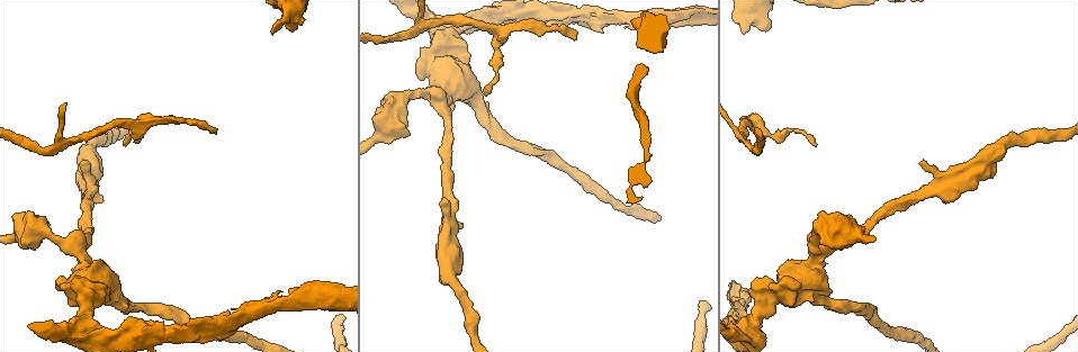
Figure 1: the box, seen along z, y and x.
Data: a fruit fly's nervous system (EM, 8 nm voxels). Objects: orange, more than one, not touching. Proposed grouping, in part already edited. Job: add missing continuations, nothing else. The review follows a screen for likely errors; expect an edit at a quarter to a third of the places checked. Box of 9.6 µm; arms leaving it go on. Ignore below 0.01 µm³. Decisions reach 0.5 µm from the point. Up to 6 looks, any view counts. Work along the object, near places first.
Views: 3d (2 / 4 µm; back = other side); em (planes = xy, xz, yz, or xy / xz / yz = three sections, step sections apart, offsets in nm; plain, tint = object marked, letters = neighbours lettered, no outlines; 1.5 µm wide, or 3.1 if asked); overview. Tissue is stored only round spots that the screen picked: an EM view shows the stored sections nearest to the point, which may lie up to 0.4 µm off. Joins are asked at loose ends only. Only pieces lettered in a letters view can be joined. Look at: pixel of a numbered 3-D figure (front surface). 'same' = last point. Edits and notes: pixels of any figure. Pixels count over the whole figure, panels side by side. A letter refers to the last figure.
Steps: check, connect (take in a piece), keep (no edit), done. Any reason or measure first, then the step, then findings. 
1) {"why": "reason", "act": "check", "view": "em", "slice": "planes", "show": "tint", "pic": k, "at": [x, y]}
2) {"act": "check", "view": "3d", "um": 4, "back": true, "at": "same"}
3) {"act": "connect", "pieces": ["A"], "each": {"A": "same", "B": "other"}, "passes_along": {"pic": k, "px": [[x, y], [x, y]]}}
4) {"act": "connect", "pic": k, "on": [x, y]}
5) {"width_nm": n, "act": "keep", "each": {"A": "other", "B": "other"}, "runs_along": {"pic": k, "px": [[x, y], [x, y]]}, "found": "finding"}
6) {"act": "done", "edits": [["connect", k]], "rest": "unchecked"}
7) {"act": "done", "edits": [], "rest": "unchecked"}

{"why": "branch stops here", "act": "check", "view": "em", "slice": "planes", "show": "letters", "pic": 1, "at": [129, 142]}

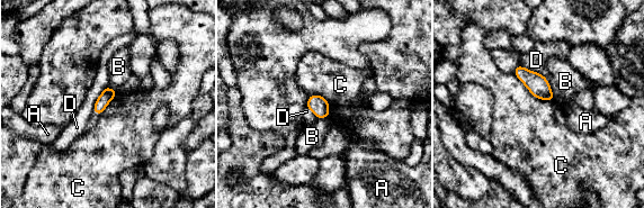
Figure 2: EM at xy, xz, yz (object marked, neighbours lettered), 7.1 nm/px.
{"longest_contact_nm": ["C", 340], "act": "keep", "each": {"A": "other", "B": "other", "C": "other", "D": "other"}, "found": "none of them fits"}

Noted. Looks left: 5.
{"why": "an open end", "act": "check", "view": "em", "slice": "yz", "step": 4, "show": "letters", "pic": 1, "at": [423, 49]}

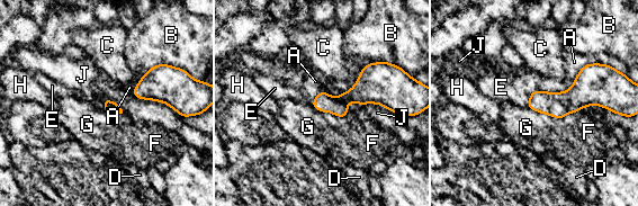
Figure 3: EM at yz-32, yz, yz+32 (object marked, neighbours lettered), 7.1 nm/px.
{"why": "another direction", "act": "check", "view": "em", "slice": "planes", "show": "letters", "at": "same"}

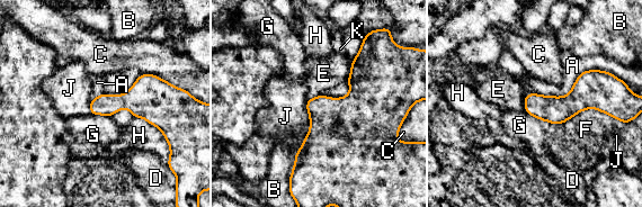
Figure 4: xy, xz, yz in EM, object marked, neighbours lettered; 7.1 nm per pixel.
{"longest_contact_nm": ["A", 600], "act": "keep", "each": {"A": "other", "B": "other", "C": "other", "D": "other", "E": "other", "F": "other", "G": "other", "H": "other", "J": "other", "K": "other"}, "found": "no lettered piece goes on from it"}

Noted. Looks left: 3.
{"why": "an open end", "act": "check", "view": "em", "slice": "planes", "show": "tint", "pic": 1, "at": [632, 19]}

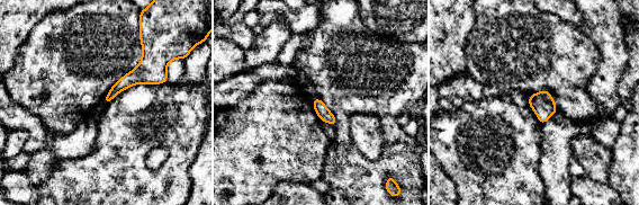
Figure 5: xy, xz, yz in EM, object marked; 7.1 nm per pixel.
{"why": "see the neighbours", "act": "check", "view": "em", "slice": "planes", "show": "letters", "at": "same"}

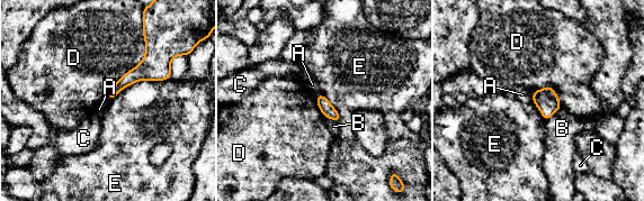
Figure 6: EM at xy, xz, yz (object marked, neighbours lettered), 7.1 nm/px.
{"act": "keep", "each": {"A": "other", "B": "other", "C": "other", "D": "other", "E": "other"}, "border": {"pic": 6, "px": [[143, 27], [144, 57], [106, 96]]}, "found": "no lettered piece goes on from it"}

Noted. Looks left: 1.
{"act": "done", "edits": [], "rest": "unchecked"}

